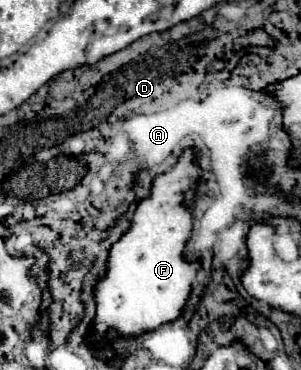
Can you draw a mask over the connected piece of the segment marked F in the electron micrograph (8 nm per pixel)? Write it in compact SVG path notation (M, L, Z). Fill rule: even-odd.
M187 149L175 167L153 179L151 197L139 201L133 227L111 247L107 273L95 287L97 335L87 337L87 343L105 343L109 327L113 327L121 337L135 337L181 315L191 293L191 283L201 269L199 263L185 263L183 259L185 243L191 237L189 207L197 189L195 179L199 175L201 169L195 161L195 151Z

